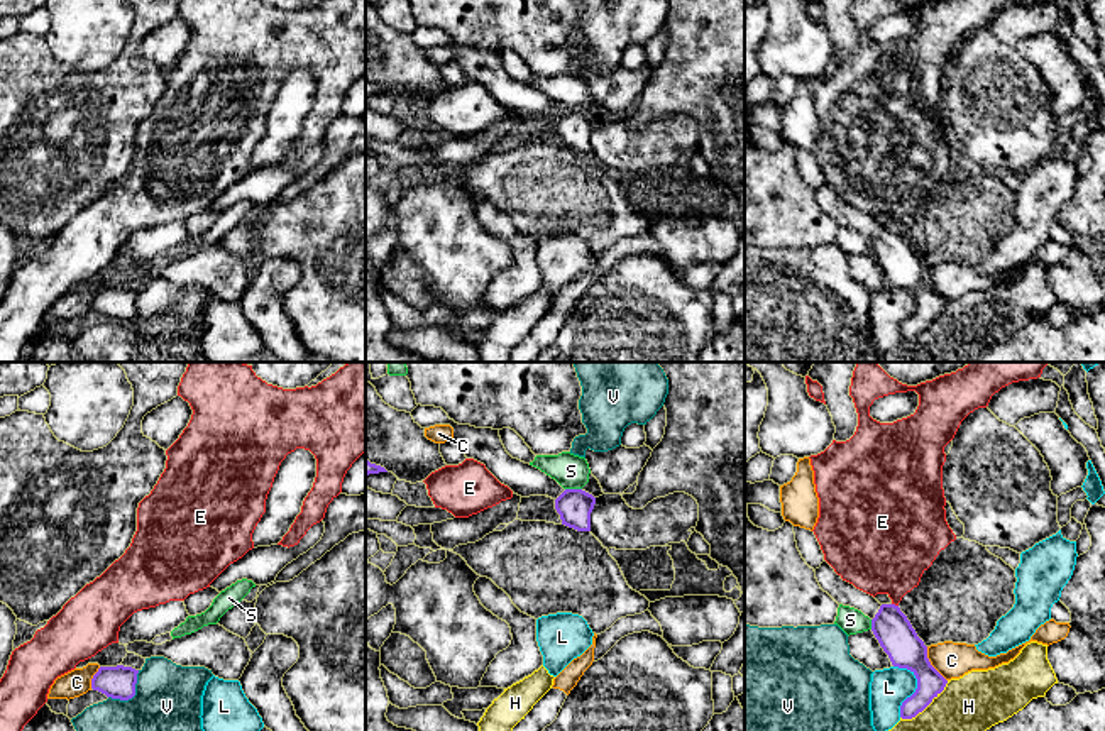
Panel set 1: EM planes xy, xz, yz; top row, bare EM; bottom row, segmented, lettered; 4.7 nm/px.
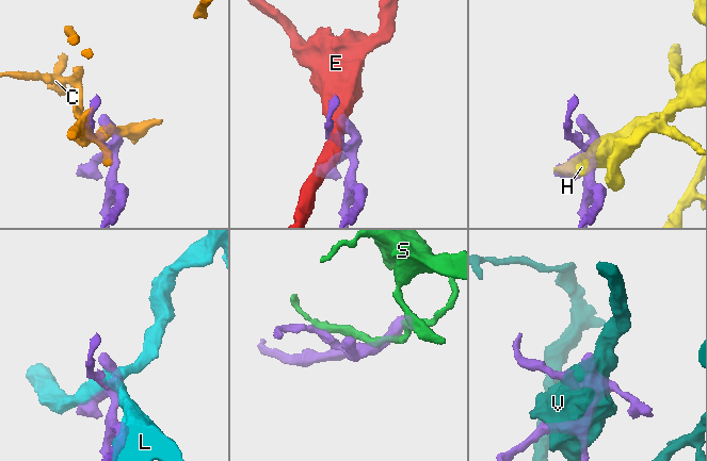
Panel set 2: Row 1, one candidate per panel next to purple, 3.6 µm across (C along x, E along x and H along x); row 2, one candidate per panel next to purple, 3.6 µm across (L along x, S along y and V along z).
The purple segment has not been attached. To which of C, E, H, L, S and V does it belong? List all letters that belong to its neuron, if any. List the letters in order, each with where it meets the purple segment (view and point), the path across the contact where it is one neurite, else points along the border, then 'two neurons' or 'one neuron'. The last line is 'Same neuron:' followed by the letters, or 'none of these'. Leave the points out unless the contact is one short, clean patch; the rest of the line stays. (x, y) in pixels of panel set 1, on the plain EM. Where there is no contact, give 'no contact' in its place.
C: yz (929, 285) | two neurons
E: yz (894, 225) | along yz (892, 224), (897, 227) | two neurons
H: yz (926, 327) | two neurons
L: yz (918, 307) | two neurons
S: xz (574, 110) | two neurons
V: xy (132, 317) | two neurons
Same neuron: none of these

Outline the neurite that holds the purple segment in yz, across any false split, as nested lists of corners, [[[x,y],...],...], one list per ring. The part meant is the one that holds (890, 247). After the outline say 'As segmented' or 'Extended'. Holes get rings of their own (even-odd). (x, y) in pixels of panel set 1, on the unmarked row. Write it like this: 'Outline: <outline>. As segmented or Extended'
Outline: [[[822,183],[814,193],[821,210],[838,225],[855,228],[871,240],[871,252],[892,286],[915,296],[917,310],[900,327],[902,340],[915,338],[944,311],[948,301],[931,286],[927,267],[907,237],[899,227],[880,225],[873,217],[843,201],[827,183]]]. Extended

